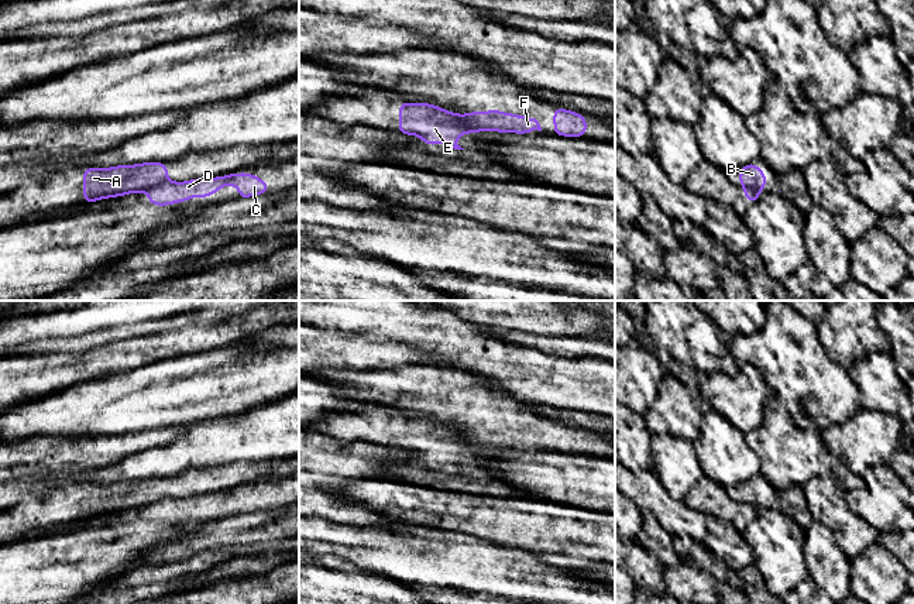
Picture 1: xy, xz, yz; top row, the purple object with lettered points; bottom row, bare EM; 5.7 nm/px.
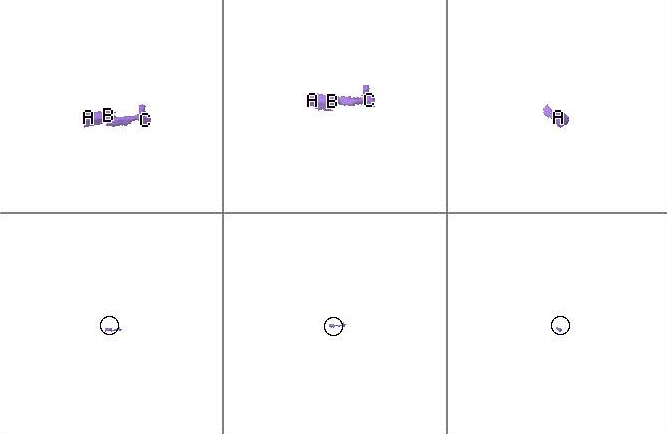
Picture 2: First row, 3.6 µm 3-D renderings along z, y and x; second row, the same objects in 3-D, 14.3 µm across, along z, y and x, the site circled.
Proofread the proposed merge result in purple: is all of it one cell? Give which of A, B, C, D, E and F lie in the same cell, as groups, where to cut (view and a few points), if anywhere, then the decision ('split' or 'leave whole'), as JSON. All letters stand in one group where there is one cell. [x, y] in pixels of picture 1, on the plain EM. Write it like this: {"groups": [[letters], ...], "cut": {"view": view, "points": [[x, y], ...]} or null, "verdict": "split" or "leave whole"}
{"groups": [["A", "B", "E"], ["C", "D", "F"]], "cut": {"view": "xy", "points": [[167, 496], [145, 505]]}, "verdict": "split"}

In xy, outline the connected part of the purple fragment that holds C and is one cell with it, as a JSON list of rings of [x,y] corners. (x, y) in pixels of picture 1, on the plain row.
[[[231,488],[226,493],[220,491],[209,495],[196,494],[185,498],[165,497],[147,505],[148,521],[169,522],[171,519],[181,519],[195,512],[206,515],[228,500],[238,505],[238,515],[251,514],[254,511],[265,511],[271,507],[271,501],[262,498],[257,491],[248,488]]]

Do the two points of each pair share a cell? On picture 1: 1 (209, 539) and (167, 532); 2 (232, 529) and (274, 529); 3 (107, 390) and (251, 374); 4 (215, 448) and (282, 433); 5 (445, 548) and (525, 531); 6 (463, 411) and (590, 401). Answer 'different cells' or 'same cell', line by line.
1: different cells
2: same cell
3: same cell
4: same cell
5: different cells
6: different cells

